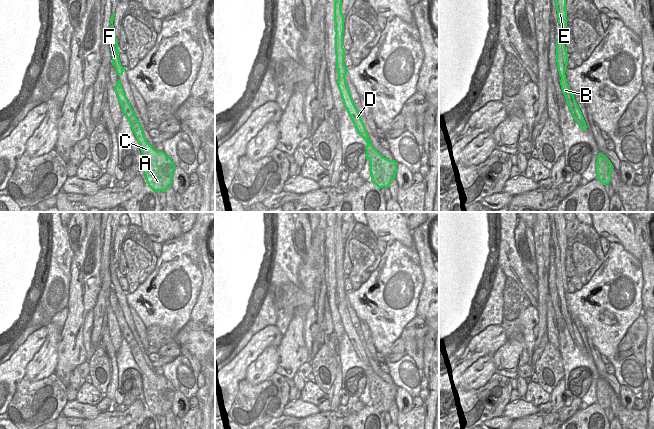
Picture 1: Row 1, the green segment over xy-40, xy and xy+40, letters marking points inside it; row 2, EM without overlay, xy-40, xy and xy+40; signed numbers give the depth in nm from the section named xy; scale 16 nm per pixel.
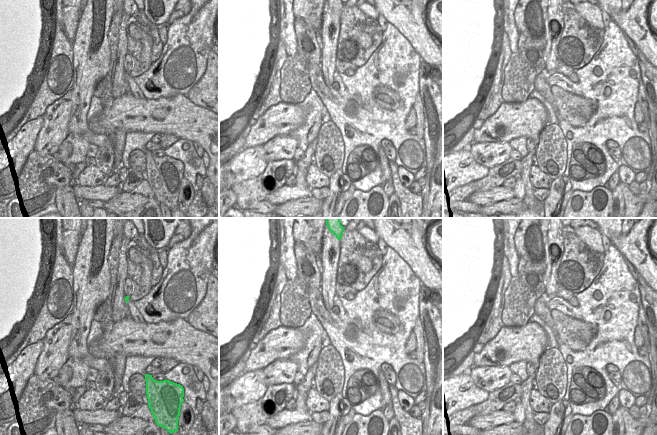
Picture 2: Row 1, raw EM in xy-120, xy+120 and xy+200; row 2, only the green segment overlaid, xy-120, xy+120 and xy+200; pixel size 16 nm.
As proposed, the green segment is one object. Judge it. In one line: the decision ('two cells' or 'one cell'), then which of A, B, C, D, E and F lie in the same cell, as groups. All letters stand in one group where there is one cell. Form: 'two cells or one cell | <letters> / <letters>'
one cell | A B C D E F

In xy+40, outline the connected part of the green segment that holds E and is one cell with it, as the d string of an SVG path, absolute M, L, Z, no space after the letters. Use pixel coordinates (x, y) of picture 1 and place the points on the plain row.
M555 212L554 214L554 223L555 230L558 240L558 246L560 248L560 259L556 265L556 287L558 291L558 296L561 301L560 309L562 316L565 320L567 329L571 335L571 338L577 348L581 351L582 354L587 353L586 346L582 339L582 336L572 318L565 299L568 286L568 277L566 275L565 266L566 266L566 251L567 251L567 235L566 235L566 220L562 212Z

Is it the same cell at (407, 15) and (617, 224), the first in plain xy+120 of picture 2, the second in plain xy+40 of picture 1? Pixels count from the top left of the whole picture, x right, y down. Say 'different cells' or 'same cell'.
same cell

